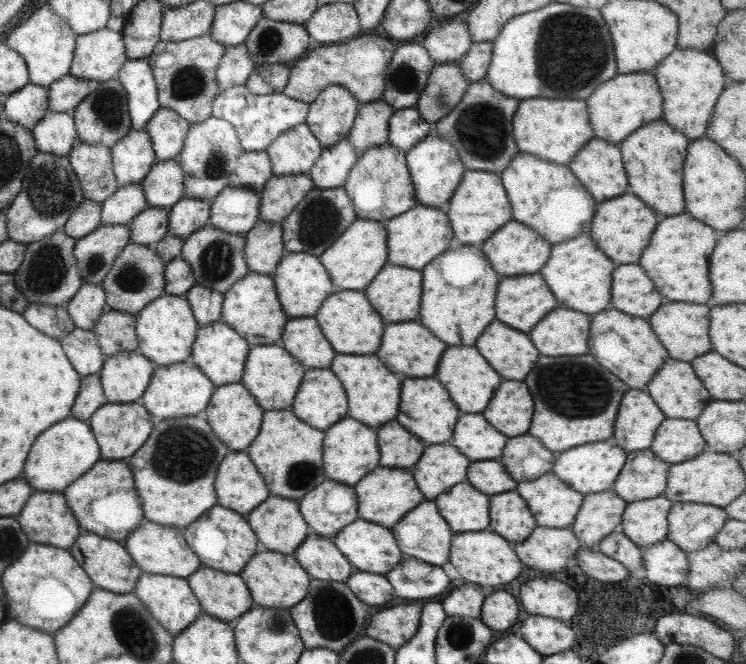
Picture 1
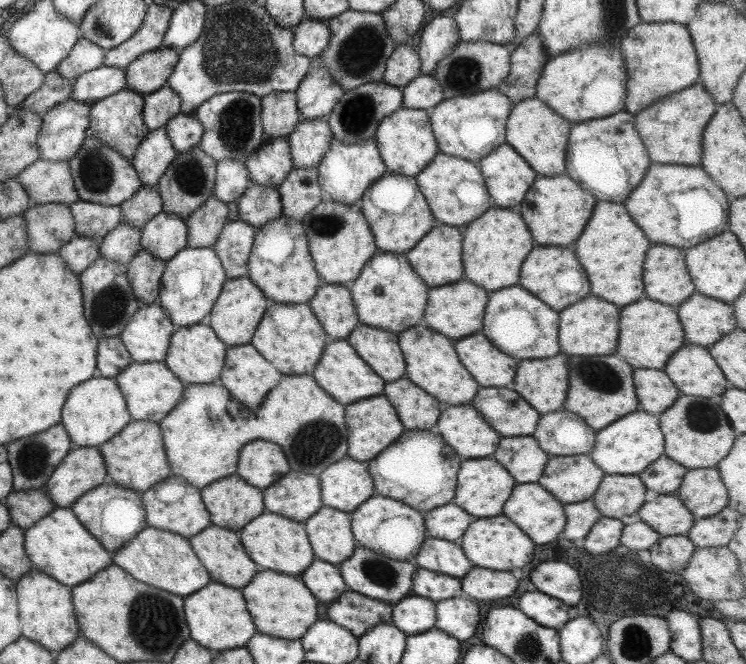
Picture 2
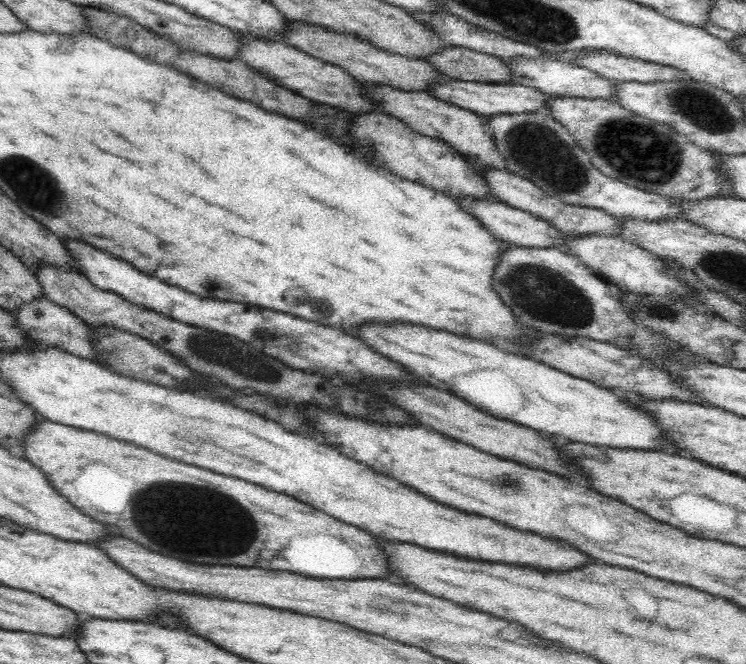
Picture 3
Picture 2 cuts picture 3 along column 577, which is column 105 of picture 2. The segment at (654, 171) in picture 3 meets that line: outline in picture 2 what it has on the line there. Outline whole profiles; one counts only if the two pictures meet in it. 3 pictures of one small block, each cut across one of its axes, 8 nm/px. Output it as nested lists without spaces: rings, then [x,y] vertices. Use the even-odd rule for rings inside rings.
[[[121,89],[105,99],[97,100],[89,105],[88,133],[95,139],[115,149],[119,155],[132,162],[139,143],[148,133],[142,119],[143,95],[129,89]]]

